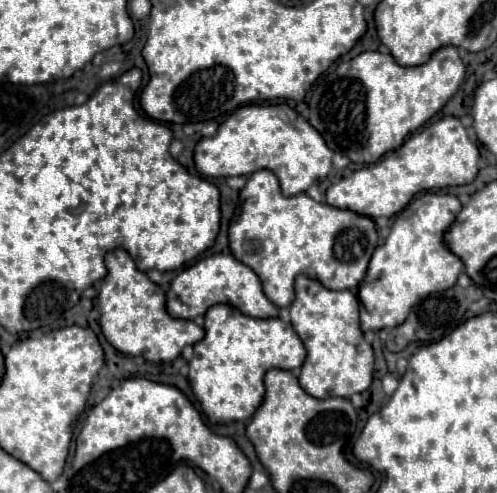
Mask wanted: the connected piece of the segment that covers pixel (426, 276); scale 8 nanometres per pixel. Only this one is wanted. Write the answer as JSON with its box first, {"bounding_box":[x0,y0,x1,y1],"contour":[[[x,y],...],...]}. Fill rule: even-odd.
{"bounding_box":[358,193,464,331],"contour":[[[424,193],[398,215],[384,245],[374,249],[368,273],[358,289],[358,297],[370,315],[360,317],[362,331],[396,327],[404,323],[408,311],[420,299],[456,285],[464,263],[448,249],[448,245],[444,243],[444,233],[454,223],[460,209],[462,205],[454,195]]]}

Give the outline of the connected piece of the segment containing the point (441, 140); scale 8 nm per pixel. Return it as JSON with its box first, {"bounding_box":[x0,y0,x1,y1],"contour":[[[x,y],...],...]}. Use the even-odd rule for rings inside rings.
{"bounding_box":[326,117,480,219],"contour":[[[442,117],[416,131],[400,149],[386,153],[378,163],[366,165],[352,177],[344,177],[330,185],[326,191],[326,203],[338,209],[350,209],[368,215],[372,219],[392,217],[402,211],[420,191],[472,183],[480,169],[478,161],[480,149],[470,141],[460,119]]]}

